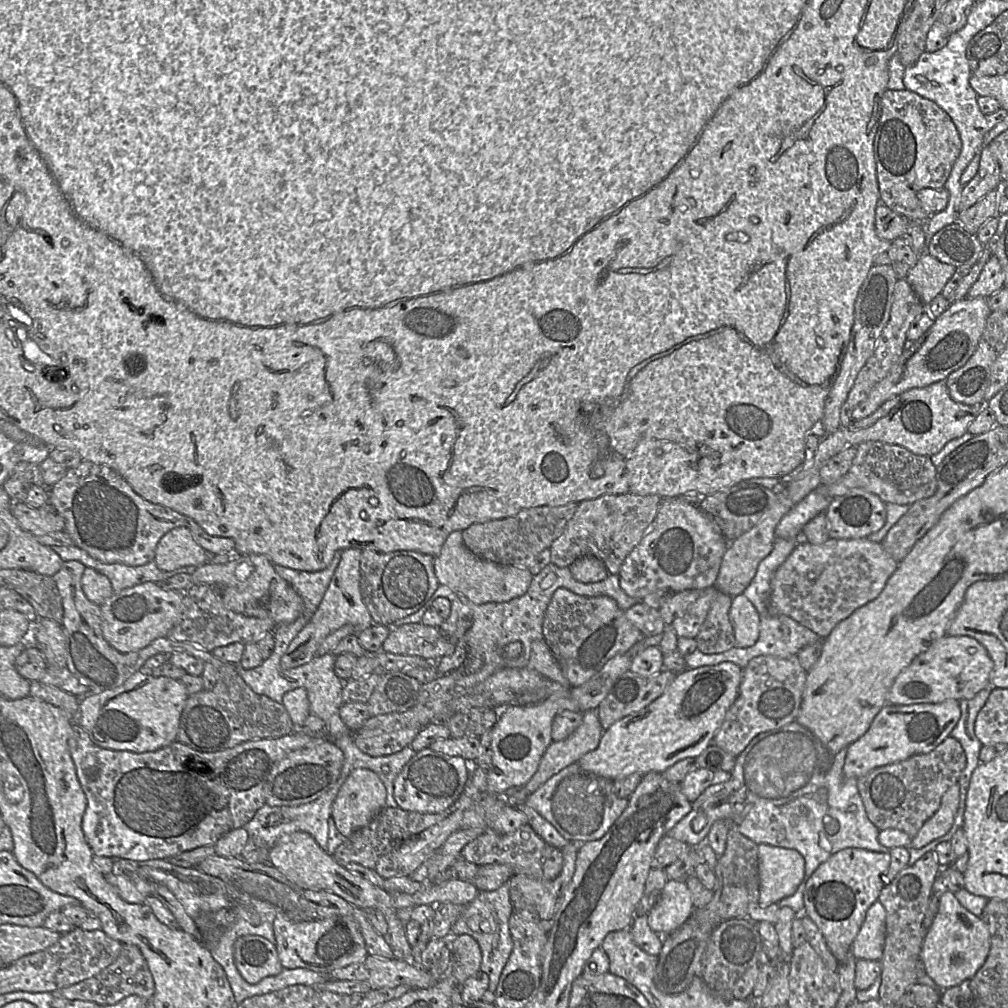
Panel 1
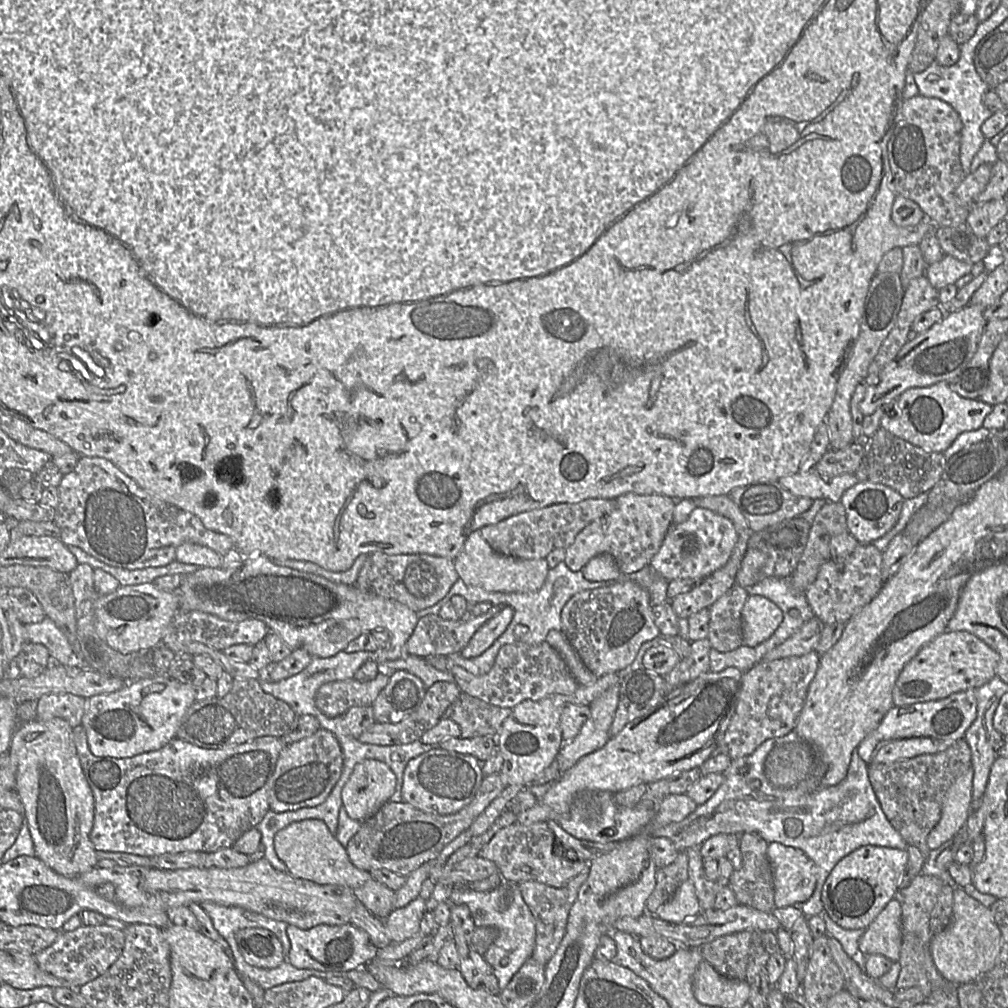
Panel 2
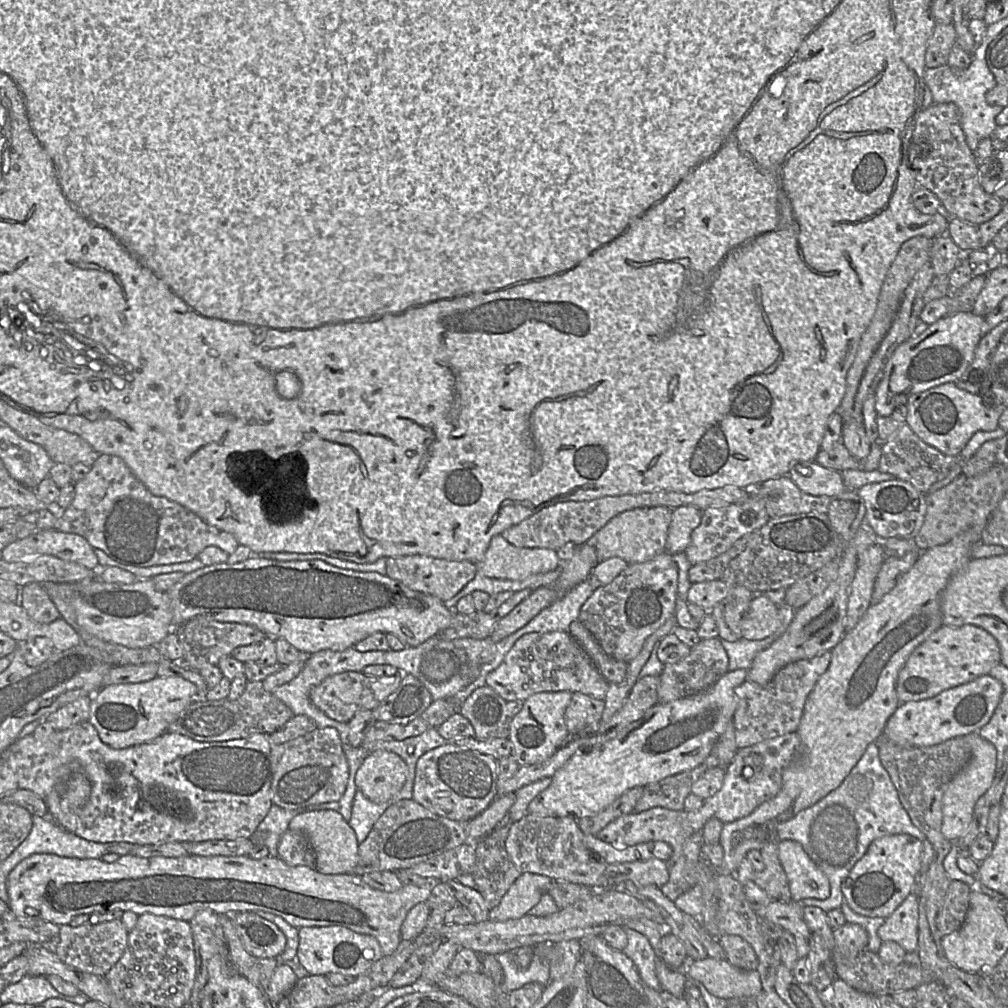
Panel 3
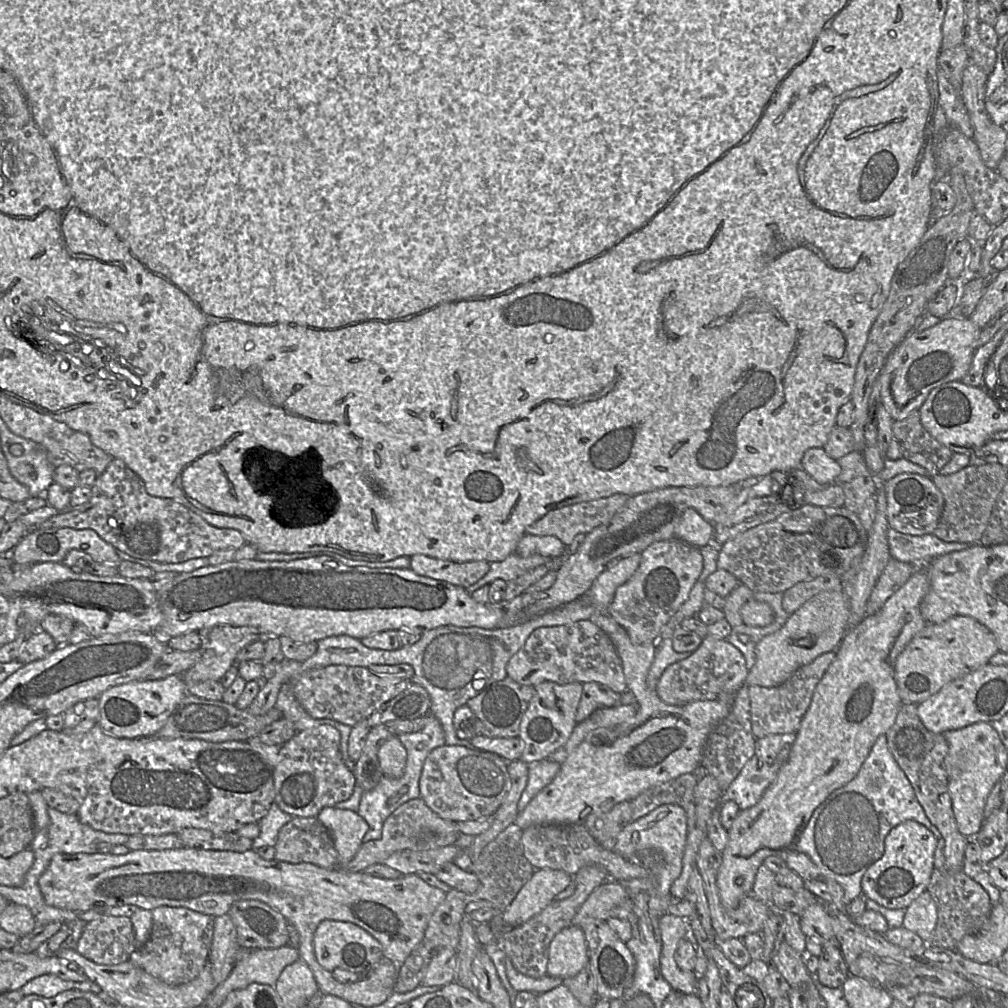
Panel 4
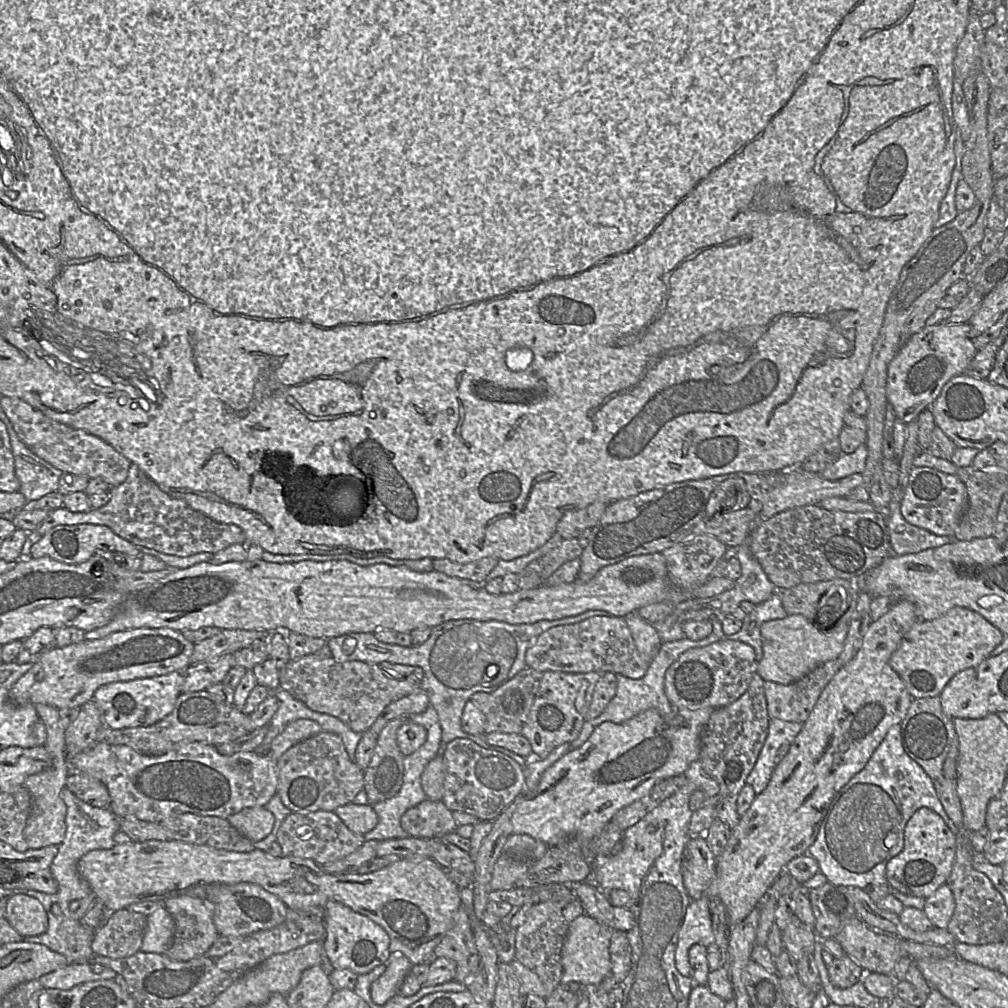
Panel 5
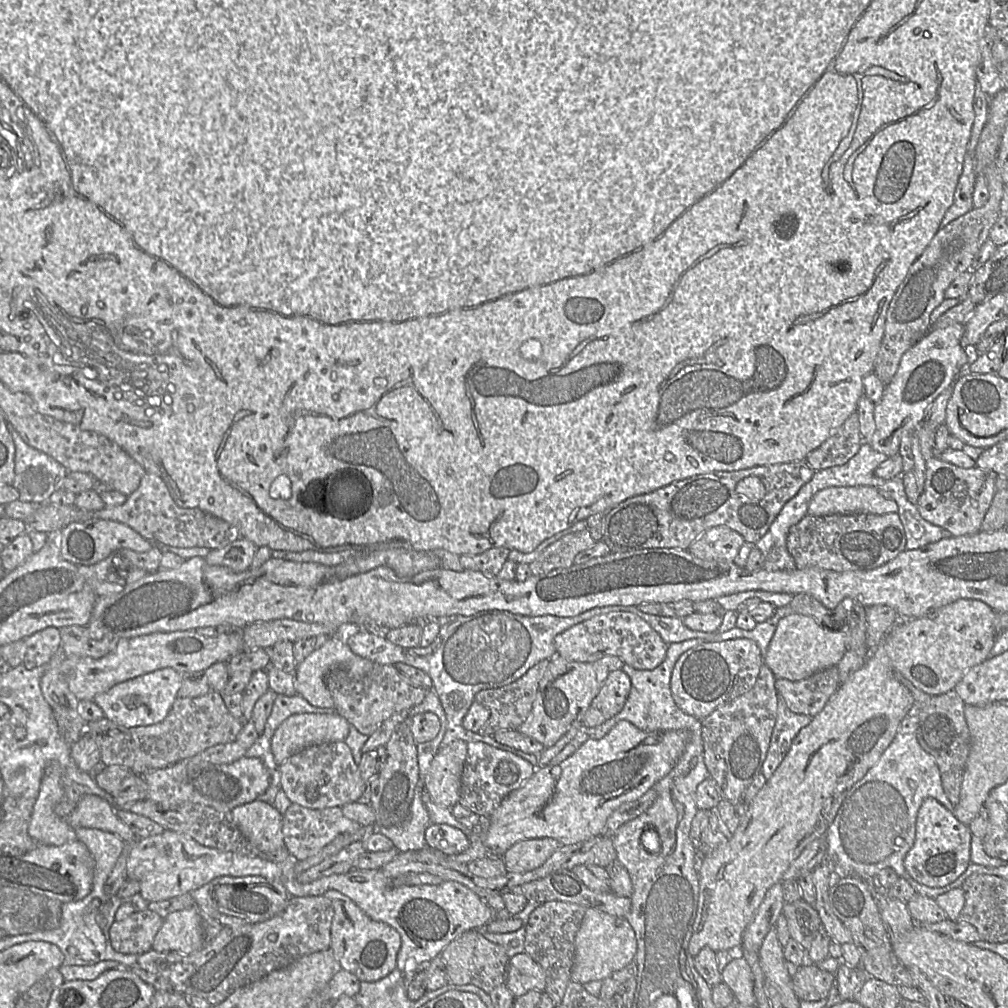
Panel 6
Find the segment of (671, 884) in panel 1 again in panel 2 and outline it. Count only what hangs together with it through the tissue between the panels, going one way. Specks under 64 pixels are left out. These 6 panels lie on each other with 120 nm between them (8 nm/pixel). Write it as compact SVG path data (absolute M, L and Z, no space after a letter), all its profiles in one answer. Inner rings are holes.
M686 880L679 885L673 896L657 909L654 915L667 922L681 923L695 917L700 911L694 884L691 880Z

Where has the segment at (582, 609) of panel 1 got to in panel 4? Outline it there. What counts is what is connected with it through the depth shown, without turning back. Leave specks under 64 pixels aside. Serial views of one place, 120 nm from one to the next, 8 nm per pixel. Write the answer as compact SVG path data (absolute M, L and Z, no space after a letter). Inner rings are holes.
M677 538L655 542L641 553L641 561L637 570L628 581L616 589L613 601L605 613L627 631L633 643L651 643L659 636L663 626L687 600L702 569L703 557L698 547L689 545Z

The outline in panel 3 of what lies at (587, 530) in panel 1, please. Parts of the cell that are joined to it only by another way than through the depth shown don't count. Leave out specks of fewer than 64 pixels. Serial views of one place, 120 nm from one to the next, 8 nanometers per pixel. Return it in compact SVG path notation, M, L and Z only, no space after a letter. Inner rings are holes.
M668 506L637 507L611 518L587 544L595 549L599 562L619 557L629 565L647 562L666 551L666 540L672 508Z

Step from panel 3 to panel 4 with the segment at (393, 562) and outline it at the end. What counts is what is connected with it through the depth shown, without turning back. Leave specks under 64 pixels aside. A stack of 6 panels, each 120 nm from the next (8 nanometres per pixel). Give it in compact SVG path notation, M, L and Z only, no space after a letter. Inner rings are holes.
M417 554L410 557L409 568L418 575L466 589L488 573L490 563L487 561L453 562Z

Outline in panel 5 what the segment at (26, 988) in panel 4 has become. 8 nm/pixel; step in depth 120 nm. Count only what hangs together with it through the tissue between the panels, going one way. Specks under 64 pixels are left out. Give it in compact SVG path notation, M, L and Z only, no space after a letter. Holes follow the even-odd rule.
M94 963L68 964L67 966L40 976L37 980L43 988L68 990L76 985L101 979L115 979L116 973L105 967L97 974L92 971Z

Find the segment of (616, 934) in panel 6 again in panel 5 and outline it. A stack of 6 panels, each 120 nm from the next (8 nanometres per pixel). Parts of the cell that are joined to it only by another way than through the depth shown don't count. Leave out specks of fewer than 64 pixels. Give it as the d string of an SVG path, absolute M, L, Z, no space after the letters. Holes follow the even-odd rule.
M586 914L572 921L562 948L563 975L561 984L581 983L583 985L598 985L610 975L609 945L612 930L615 929L602 926Z

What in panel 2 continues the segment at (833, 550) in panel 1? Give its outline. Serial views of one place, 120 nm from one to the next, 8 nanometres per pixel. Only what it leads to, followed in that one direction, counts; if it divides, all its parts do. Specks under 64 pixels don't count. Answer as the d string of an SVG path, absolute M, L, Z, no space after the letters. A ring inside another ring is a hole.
M859 544L844 561L830 558L819 569L815 581L805 591L806 600L824 626L846 622L870 603L882 589L883 553L874 544Z

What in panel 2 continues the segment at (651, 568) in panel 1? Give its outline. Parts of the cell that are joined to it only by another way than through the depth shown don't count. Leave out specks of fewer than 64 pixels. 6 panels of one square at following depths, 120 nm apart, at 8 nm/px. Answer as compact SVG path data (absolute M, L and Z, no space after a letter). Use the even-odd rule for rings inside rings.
M696 506L684 522L671 523L661 547L651 559L649 566L667 581L685 578L701 581L726 564L733 553L738 537L730 519Z

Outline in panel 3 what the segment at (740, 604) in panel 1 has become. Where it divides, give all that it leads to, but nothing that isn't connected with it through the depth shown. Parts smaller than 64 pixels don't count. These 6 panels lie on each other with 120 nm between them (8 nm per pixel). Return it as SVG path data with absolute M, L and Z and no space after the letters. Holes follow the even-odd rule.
M765 596L751 601L741 620L742 638L762 640L771 636L780 625L777 606Z

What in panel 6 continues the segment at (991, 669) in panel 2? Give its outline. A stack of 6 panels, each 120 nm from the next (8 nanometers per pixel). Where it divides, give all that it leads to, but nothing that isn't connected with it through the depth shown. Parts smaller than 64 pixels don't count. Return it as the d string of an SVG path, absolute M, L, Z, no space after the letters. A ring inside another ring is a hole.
M962 598L927 616L900 619L883 645L893 667L916 688L940 695L953 690L971 667L989 658L998 637L996 619L996 612L986 603Z

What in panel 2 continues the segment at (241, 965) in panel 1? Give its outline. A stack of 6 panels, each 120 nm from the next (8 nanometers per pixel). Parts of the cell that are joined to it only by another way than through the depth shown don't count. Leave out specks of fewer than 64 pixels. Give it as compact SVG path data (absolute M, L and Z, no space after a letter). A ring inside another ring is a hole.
M249 927L236 932L235 938L245 962L259 968L275 968L284 961L283 946L271 931Z

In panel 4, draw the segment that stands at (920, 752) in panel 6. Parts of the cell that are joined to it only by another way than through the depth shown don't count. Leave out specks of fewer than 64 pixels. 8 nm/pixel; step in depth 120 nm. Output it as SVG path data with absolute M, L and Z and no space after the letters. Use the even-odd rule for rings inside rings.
M880 735L869 755L852 780L832 792L816 808L806 827L800 832L793 844L793 849L806 854L820 871L823 879L838 882L844 890L844 908L862 894L861 880L870 865L884 854L884 841L894 827L907 820L914 820L927 827L935 837L942 838L938 829L931 824L918 802L914 789L891 754L886 735Z

